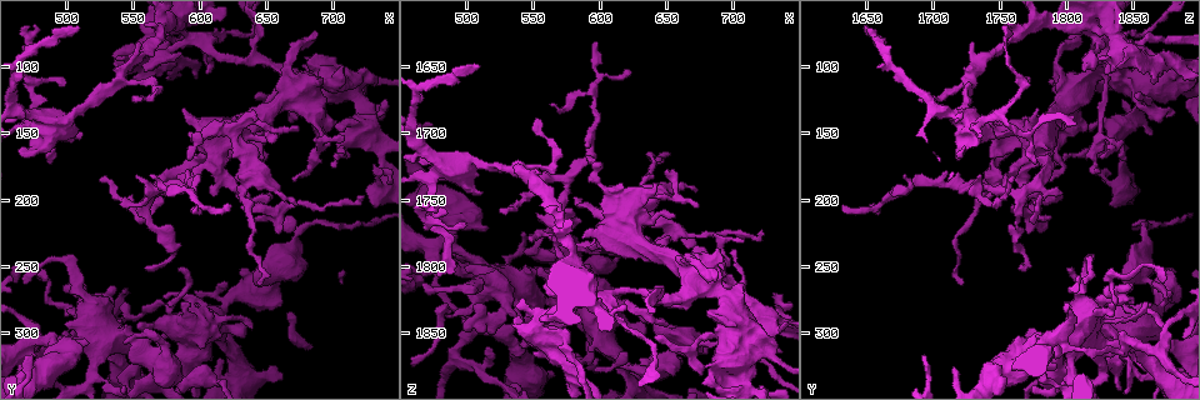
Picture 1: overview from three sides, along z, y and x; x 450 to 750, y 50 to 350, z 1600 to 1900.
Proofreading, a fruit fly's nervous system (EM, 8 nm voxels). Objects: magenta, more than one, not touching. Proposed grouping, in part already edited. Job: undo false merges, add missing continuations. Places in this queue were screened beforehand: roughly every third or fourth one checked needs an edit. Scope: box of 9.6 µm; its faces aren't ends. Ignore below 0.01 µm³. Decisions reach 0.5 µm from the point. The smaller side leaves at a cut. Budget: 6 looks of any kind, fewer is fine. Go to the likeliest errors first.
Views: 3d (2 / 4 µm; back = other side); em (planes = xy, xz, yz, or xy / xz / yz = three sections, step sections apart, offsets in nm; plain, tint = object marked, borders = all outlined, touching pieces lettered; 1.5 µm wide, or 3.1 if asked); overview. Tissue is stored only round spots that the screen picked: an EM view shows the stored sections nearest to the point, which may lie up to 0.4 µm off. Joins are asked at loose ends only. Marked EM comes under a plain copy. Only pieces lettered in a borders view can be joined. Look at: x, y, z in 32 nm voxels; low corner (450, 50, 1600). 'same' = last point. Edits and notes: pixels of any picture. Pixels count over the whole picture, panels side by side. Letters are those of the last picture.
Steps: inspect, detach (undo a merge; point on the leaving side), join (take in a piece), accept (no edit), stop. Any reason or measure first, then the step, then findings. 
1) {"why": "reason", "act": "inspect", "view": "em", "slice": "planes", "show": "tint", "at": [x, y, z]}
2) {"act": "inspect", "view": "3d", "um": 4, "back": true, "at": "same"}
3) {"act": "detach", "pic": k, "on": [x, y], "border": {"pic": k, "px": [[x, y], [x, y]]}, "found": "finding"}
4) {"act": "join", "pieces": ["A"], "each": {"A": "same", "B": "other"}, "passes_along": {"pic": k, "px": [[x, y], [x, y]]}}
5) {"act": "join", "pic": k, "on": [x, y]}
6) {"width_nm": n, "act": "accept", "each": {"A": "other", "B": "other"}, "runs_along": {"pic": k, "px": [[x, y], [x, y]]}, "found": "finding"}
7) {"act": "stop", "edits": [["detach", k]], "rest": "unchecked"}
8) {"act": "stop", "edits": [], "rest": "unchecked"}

{"act": "inspect", "view": "3d", "um": 2, "at": [554, 88, 1848]}

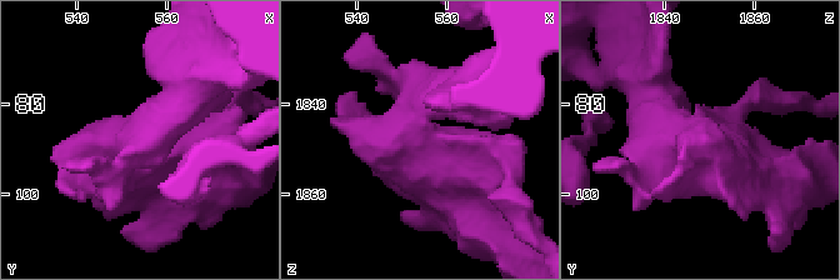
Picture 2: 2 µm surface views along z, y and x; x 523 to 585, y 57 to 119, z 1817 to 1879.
{"why": "need the tissue", "act": "inspect", "view": "em", "slice": "planes", "show": "borders", "at": [553, 89, 1846]}

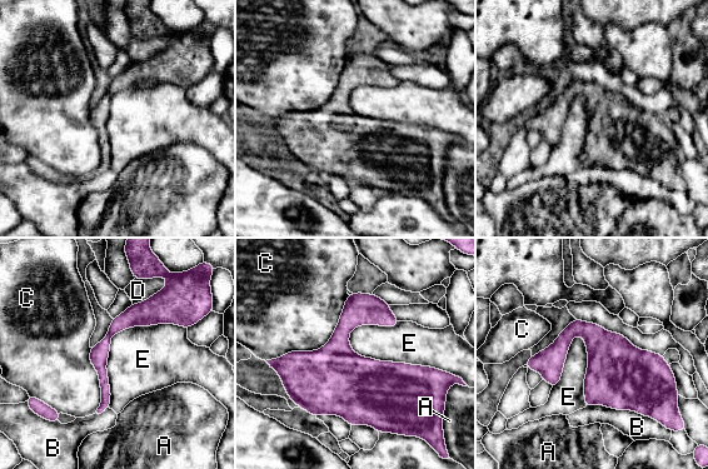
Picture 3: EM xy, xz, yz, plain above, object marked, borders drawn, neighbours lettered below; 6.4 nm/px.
{"width_nm": 420, "act": "accept", "each": {"A": "other", "B": "other", "C": "other", "D": "other", "E": "other"}, "runs_along": {"pic": 3, "px": [[173, 319], [110, 333], [103, 407]]}, "found": "one neuron here"}

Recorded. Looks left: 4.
{"why": "sharp bend", "act": "inspect", "view": "3d", "um": 4, "at": [642, 154, 1824]}

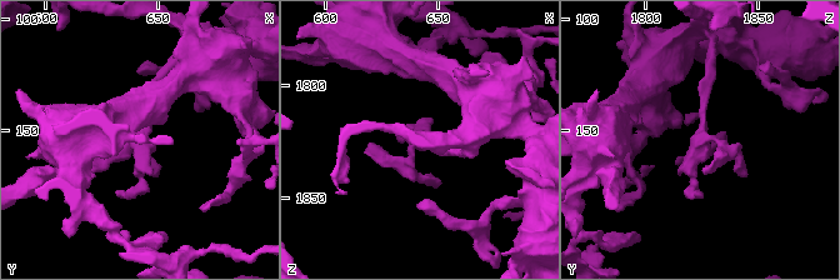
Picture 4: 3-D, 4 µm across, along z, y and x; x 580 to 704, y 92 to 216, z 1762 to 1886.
{"why": "now the EM", "act": "inspect", "view": "em", "slice": "planes", "show": "borders", "at": [644, 152, 1824]}

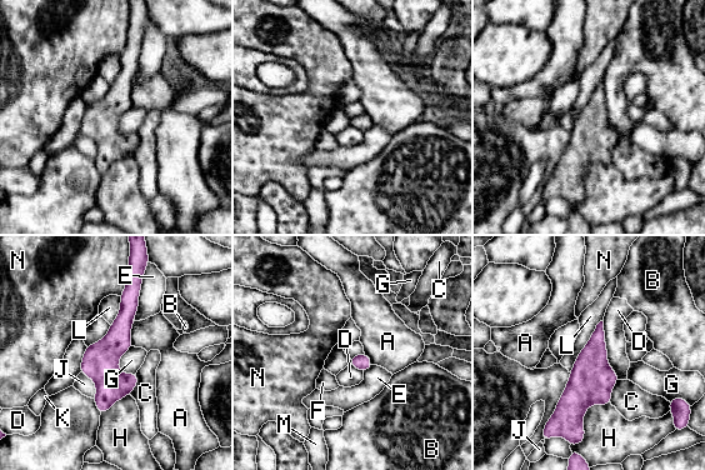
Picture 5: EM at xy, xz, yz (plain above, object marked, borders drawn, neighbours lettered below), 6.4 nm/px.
{"width_nm": 240, "act": "accept", "each": {"A": "other", "B": "other", "C": "other", "D": "other", "E": "other", "F": "other", "G": "other", "H": "other", "J": "other", "K": "other", "L": "other", "M": "other", "N": "other"}, "runs_along": {"pic": 5, "px": [[133, 283], [106, 353], [101, 410]]}, "found": "one neuron here"}

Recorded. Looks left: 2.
{"why": "calibre changes", "act": "inspect", "view": "em", "slice": "xy", "step": 4, "show": "borders", "at": [612, 336, 1796]}

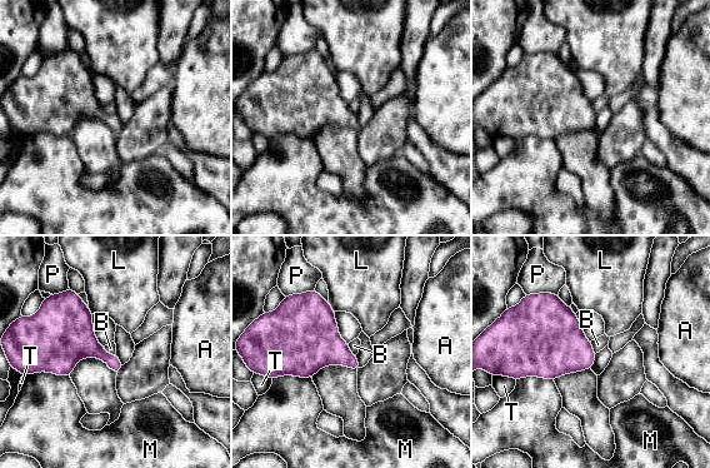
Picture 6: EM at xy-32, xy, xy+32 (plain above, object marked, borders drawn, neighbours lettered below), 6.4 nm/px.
{"act": "inspect", "view": "em", "slice": "planes", "show": "borders", "at": "same"}

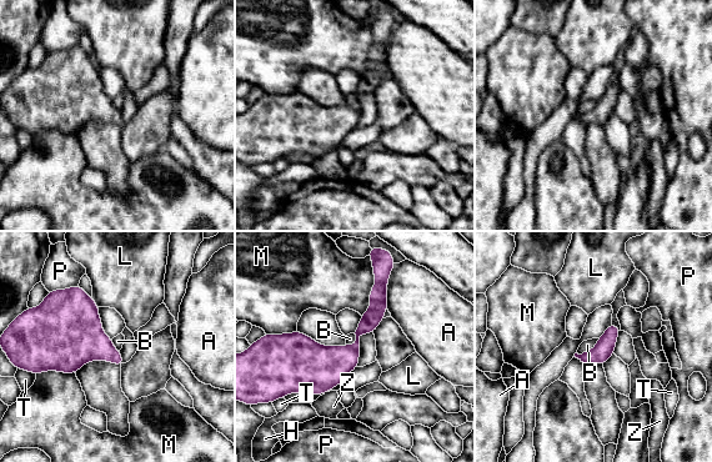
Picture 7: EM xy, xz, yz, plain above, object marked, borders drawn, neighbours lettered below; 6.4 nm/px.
{"longest_contact_nm": ["M", 340], "act": "accept", "each": {"A": "other", "B": "other", "H": "other", "L": "other", "M": "other", "P": "other", "T": "other", "Z": "other"}, "border": {"pic": 7, "px": [[598, 339], [591, 348], [576, 352]]}, "found": "one neuron here"}

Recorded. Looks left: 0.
{"act": "stop", "edits": [], "rest": "unchecked"}

